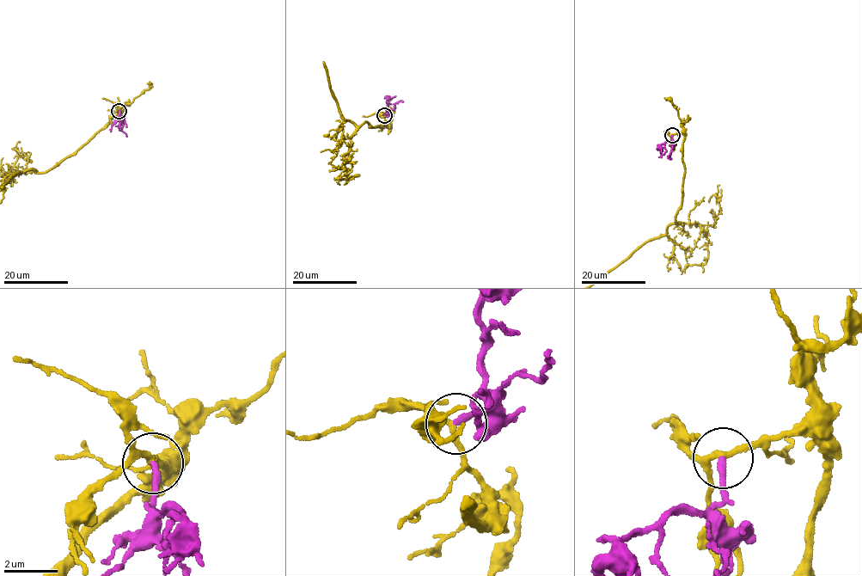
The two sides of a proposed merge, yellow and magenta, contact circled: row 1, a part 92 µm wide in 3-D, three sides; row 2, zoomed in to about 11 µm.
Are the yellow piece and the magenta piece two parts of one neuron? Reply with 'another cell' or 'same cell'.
another cell

